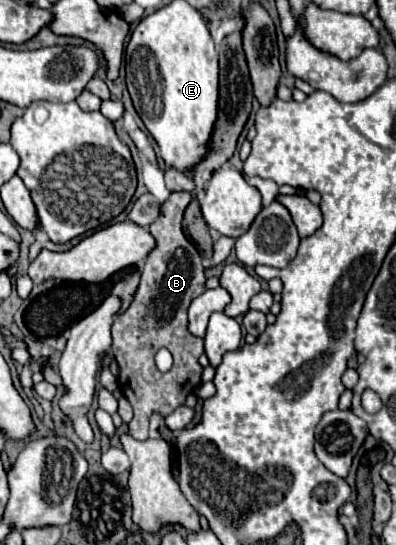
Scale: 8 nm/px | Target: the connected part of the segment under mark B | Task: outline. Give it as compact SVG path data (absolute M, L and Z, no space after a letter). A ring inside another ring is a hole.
M172 193L170 199L162 205L162 213L150 225L150 235L156 239L156 247L150 251L150 255L146 257L146 261L142 265L142 281L136 291L136 297L134 297L132 305L128 307L128 311L120 313L112 325L112 353L120 365L118 383L120 383L124 397L130 401L130 405L134 409L134 419L128 423L130 435L134 439L148 437L148 419L154 411L158 411L160 415L166 417L176 407L180 407L184 403L184 399L200 385L202 367L198 363L198 357L204 353L204 341L200 337L190 335L190 331L186 327L186 323L188 323L186 309L188 309L190 301L204 291L206 277L204 277L204 265L202 265L200 253L186 239L186 235L182 231L182 213L184 213L186 205L190 203L190 199L192 199L192 193ZM160 347L168 347L170 353L174 355L174 367L168 373L160 373L154 363L154 355Z

